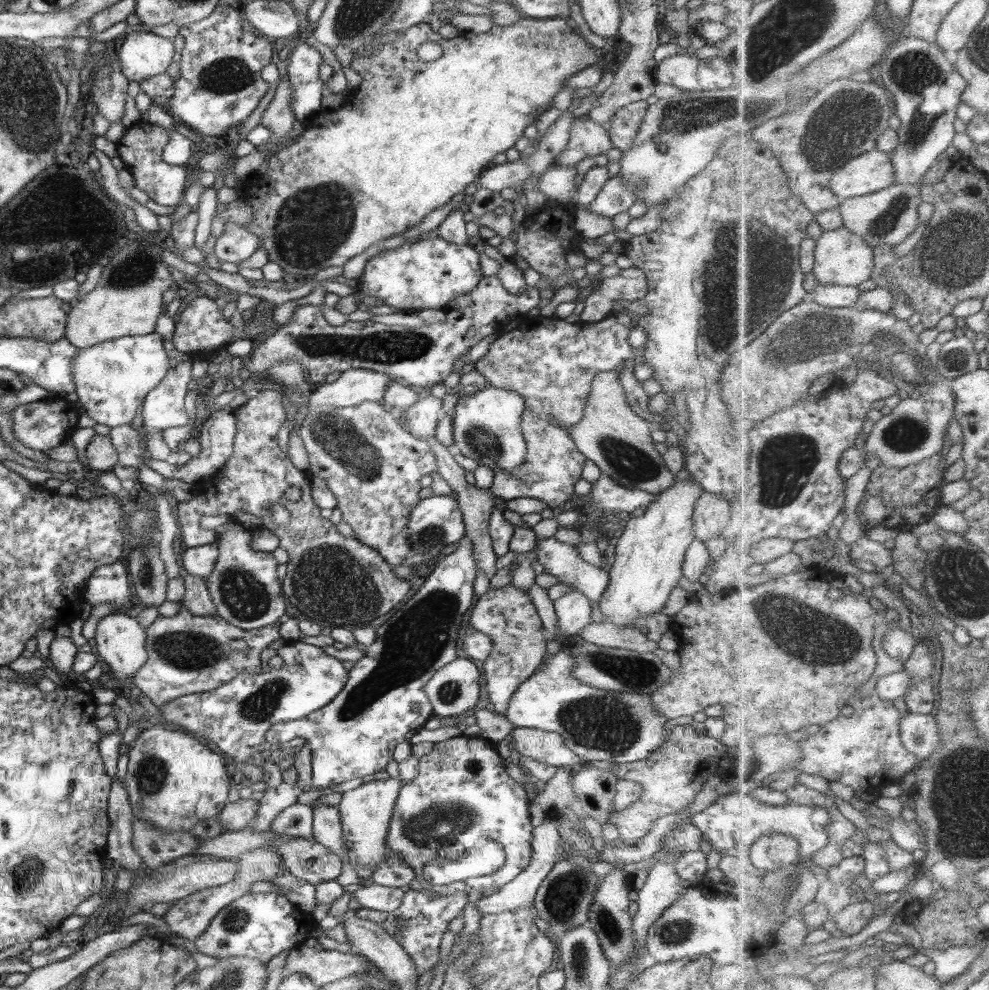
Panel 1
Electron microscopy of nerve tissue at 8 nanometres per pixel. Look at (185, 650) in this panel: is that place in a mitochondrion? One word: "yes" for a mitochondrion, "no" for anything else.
yes

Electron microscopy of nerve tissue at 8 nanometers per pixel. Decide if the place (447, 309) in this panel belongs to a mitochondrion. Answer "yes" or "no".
no

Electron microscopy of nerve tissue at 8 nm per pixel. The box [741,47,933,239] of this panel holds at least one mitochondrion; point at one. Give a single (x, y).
(848, 120)

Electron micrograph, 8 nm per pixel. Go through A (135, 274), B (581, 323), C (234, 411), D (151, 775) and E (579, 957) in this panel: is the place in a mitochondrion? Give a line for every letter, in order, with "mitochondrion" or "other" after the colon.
A: mitochondrion
B: other
C: other
D: mitochondrion
E: mitochondrion

